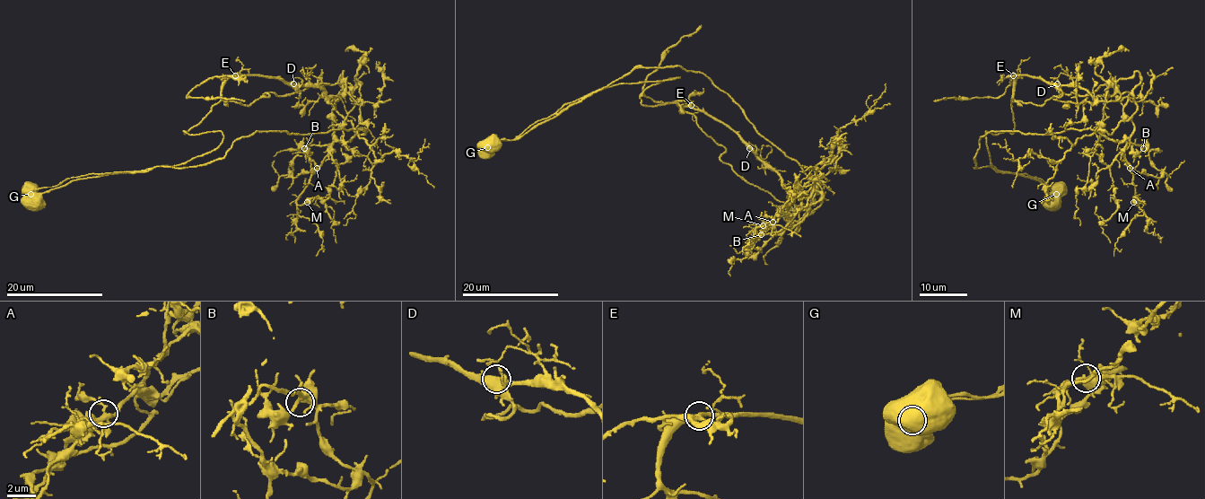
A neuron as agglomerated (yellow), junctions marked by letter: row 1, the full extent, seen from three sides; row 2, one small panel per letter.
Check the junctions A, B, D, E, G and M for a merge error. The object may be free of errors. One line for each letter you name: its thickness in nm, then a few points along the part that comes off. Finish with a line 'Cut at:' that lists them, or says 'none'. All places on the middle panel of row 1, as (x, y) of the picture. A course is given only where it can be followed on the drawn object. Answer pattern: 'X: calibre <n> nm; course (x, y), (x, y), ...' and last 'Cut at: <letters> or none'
G: calibre 1500 nm; course (486, 148), (601, 89), (679, 77), (641, 103), (677, 103), (778, 199), (804, 209), (815, 187), (801, 220)
Cut at: G

